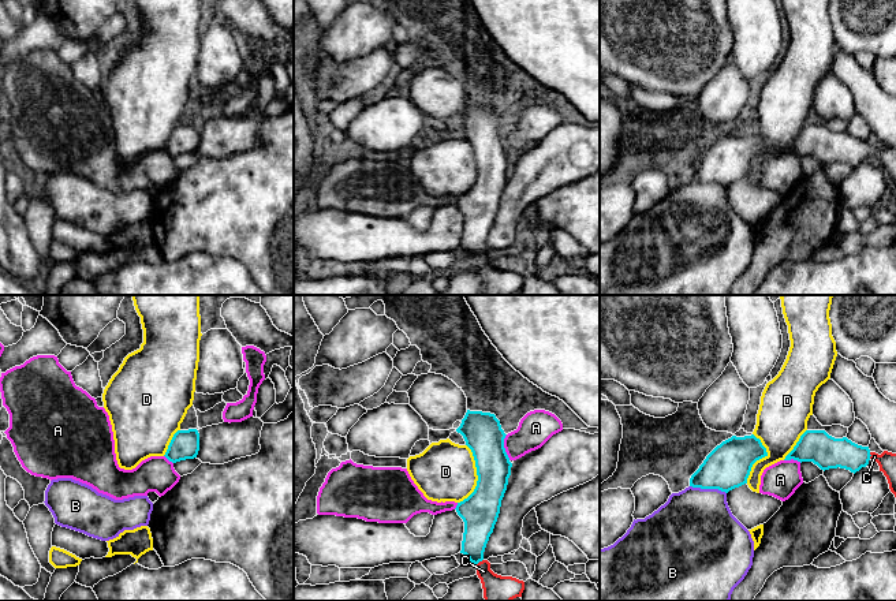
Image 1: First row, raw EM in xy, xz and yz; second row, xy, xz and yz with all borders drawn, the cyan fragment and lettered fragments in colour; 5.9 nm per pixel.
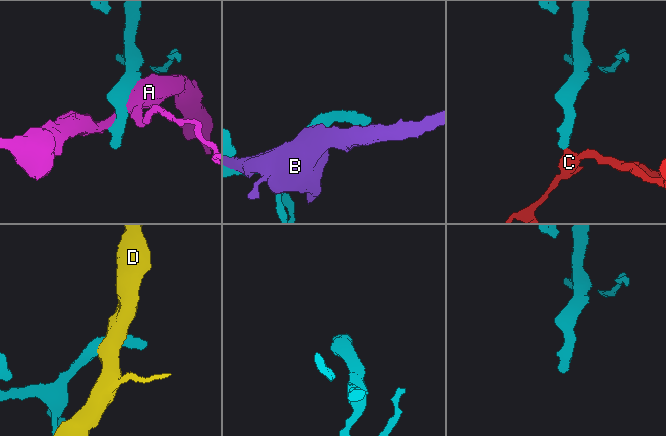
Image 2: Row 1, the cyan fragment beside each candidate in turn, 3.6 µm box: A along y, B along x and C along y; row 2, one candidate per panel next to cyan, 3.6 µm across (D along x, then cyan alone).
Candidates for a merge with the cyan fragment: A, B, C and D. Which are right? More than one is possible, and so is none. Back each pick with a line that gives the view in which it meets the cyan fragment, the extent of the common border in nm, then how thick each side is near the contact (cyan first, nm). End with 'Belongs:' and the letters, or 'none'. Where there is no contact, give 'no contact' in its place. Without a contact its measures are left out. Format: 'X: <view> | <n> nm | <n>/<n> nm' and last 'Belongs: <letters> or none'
C: xz | 60 nm | 190/180 nm
Belongs: C

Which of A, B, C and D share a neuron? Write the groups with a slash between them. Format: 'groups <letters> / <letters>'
groups A / B / C / D

